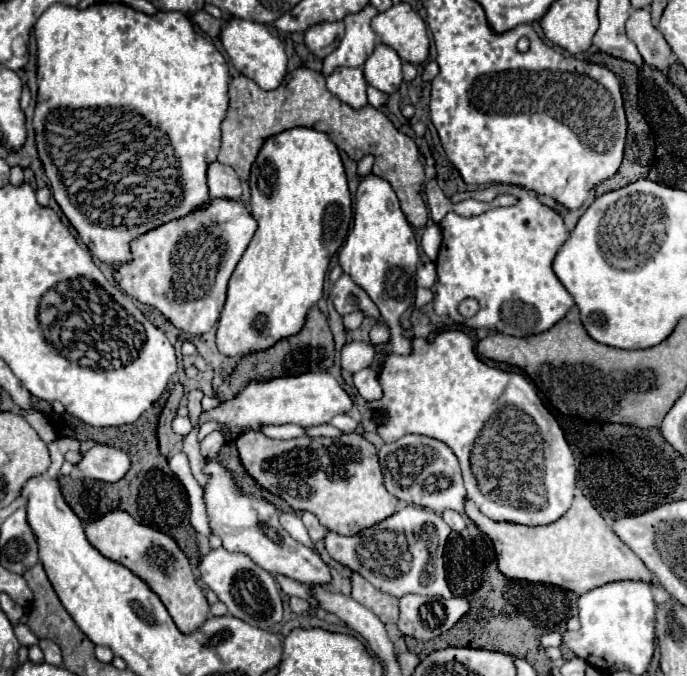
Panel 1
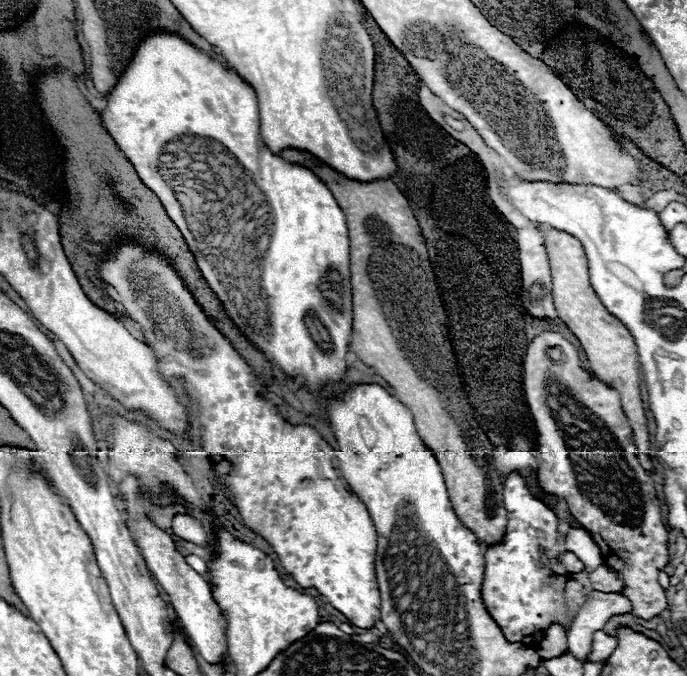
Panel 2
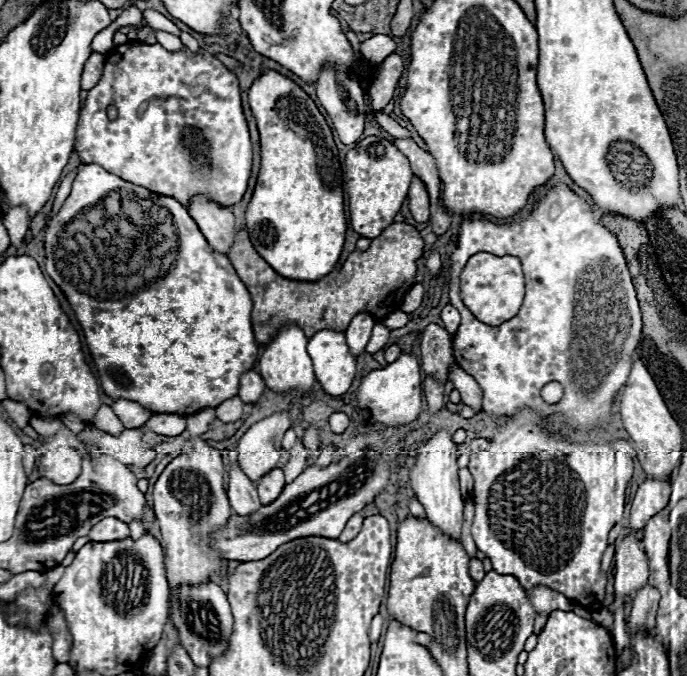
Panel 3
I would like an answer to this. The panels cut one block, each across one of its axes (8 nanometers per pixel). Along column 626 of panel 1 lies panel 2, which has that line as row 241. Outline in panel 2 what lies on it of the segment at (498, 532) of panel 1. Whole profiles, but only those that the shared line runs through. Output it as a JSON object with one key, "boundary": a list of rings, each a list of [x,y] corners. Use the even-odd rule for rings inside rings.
{"boundary":[[[546,228],[544,234],[546,234],[546,252],[550,260],[550,270],[552,270],[552,296],[554,296],[556,312],[562,318],[562,322],[572,330],[572,334],[580,340],[588,362],[592,362],[590,372],[596,378],[600,378],[600,382],[604,382],[606,386],[612,386],[614,390],[620,392],[622,408],[634,432],[634,444],[638,448],[640,464],[644,470],[654,472],[652,458],[650,458],[648,420],[646,420],[644,404],[640,396],[640,362],[638,362],[634,338],[628,332],[628,328],[606,310],[606,306],[596,296],[594,288],[590,286],[588,258],[580,240],[568,232],[560,232],[554,228]],[[598,362],[604,362],[604,364],[598,364]]]}

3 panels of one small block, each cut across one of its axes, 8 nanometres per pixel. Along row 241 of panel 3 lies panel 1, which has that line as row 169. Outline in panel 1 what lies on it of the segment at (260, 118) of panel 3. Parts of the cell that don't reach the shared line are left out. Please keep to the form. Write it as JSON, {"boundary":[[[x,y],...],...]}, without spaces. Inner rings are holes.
{"boundary":[[[298,126],[270,136],[252,164],[248,182],[252,216],[258,222],[258,230],[230,278],[228,300],[220,314],[216,344],[226,356],[244,356],[260,348],[270,348],[276,340],[292,336],[304,326],[306,312],[322,298],[330,258],[342,246],[352,220],[352,202],[342,158],[326,132]]]}

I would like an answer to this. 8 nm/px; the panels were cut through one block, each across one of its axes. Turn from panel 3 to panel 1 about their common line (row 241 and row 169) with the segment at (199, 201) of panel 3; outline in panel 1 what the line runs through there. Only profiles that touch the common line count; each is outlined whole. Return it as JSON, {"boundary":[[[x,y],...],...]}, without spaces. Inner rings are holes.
{"boundary":[[[212,162],[208,166],[208,188],[212,198],[232,198],[238,200],[242,194],[238,174],[220,162]]]}

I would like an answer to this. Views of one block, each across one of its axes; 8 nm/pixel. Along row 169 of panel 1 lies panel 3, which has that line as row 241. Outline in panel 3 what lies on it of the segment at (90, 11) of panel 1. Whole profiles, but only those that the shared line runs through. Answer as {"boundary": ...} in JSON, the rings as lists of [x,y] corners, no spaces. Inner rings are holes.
{"boundary":[[[86,164],[80,168],[78,176],[74,178],[72,192],[62,204],[62,208],[56,214],[50,214],[50,220],[46,222],[46,272],[50,278],[62,288],[70,308],[76,314],[78,324],[84,330],[86,344],[90,350],[90,356],[94,360],[94,366],[98,370],[98,378],[102,384],[102,390],[106,396],[118,400],[126,398],[132,402],[142,404],[146,410],[152,410],[154,414],[180,414],[190,416],[196,412],[202,412],[206,408],[216,408],[224,400],[238,394],[240,388],[240,376],[244,370],[252,368],[258,358],[258,344],[254,340],[250,312],[252,312],[252,300],[244,286],[244,282],[236,276],[236,270],[232,268],[230,260],[216,252],[202,232],[198,230],[196,222],[190,218],[188,210],[176,202],[174,198],[164,198],[162,194],[152,194],[152,190],[144,190],[144,186],[136,186],[132,182],[124,182],[122,178],[116,178],[116,174],[108,174],[102,166]]]}

